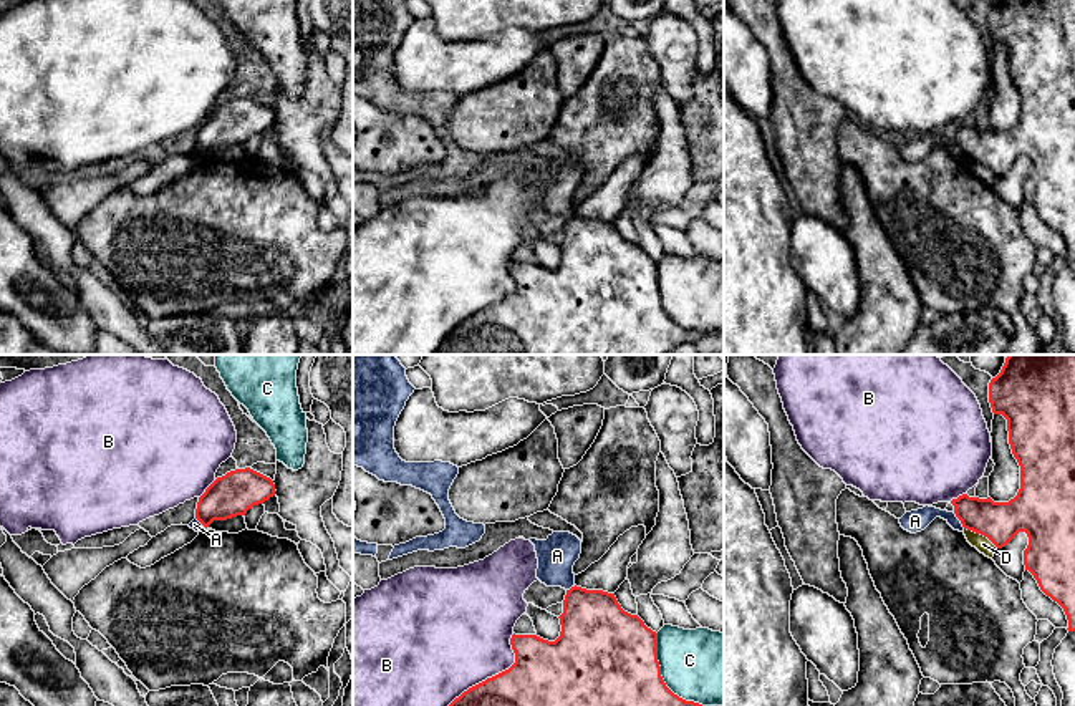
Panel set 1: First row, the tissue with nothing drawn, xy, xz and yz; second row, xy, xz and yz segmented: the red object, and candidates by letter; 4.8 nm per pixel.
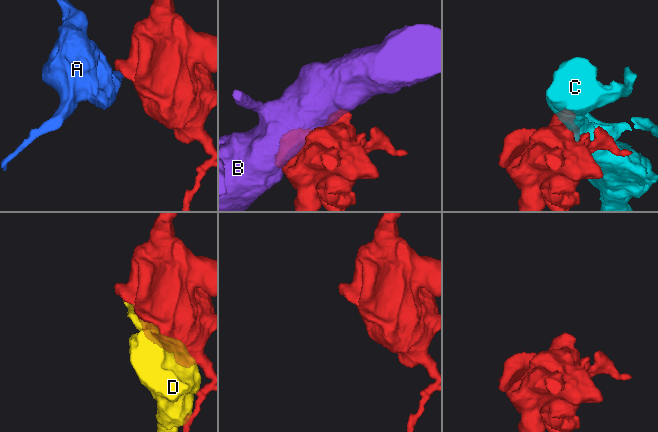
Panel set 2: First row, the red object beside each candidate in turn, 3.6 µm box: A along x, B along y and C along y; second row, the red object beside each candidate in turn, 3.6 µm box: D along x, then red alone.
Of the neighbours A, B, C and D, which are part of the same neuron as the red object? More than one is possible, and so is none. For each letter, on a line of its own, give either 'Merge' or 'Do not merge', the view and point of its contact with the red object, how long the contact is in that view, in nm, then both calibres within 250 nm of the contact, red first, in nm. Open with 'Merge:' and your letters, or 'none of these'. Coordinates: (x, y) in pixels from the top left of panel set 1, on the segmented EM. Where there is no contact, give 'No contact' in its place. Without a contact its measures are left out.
Merge: none of these
A: Do not merge. Touches red at yz (959, 519). Shared border 100 nm. Thickness 190 nm (red) against 110 nm
B: Do not merge. Touches red at xz (496, 675). Shared border 480 nm. Thickness 320 nm (red) against 480 nm
C: Do not merge. Touches red at xz (661, 678). Shared border 420 nm. Thickness 440 nm (red) against 360 nm
D: Do not merge. Touches red at yz (981, 534). Shared border 190 nm. Thickness 190 nm (red) against 80 nm

